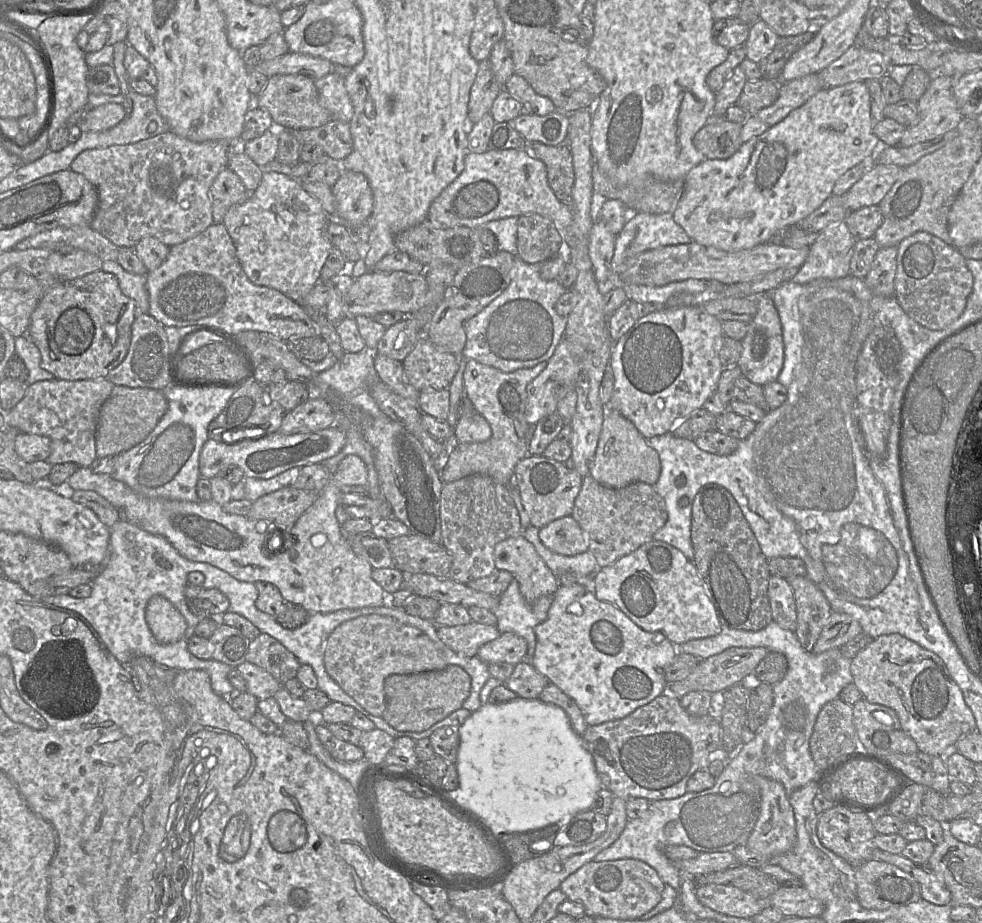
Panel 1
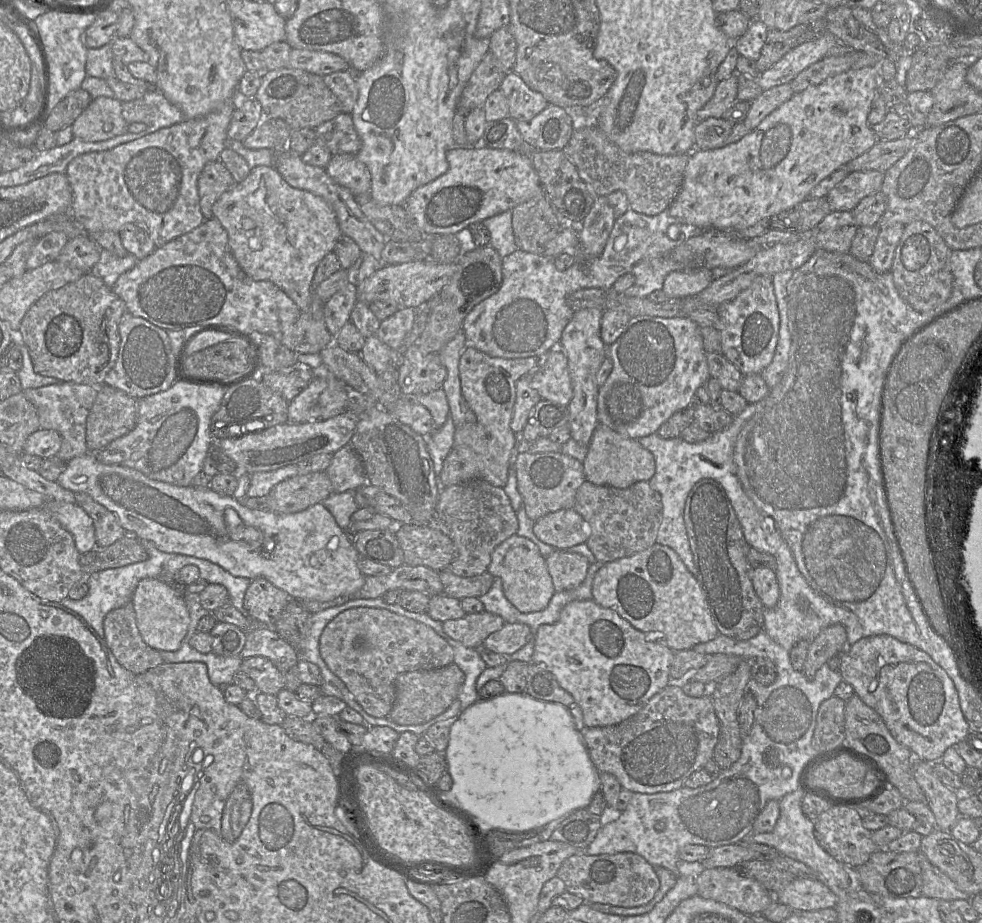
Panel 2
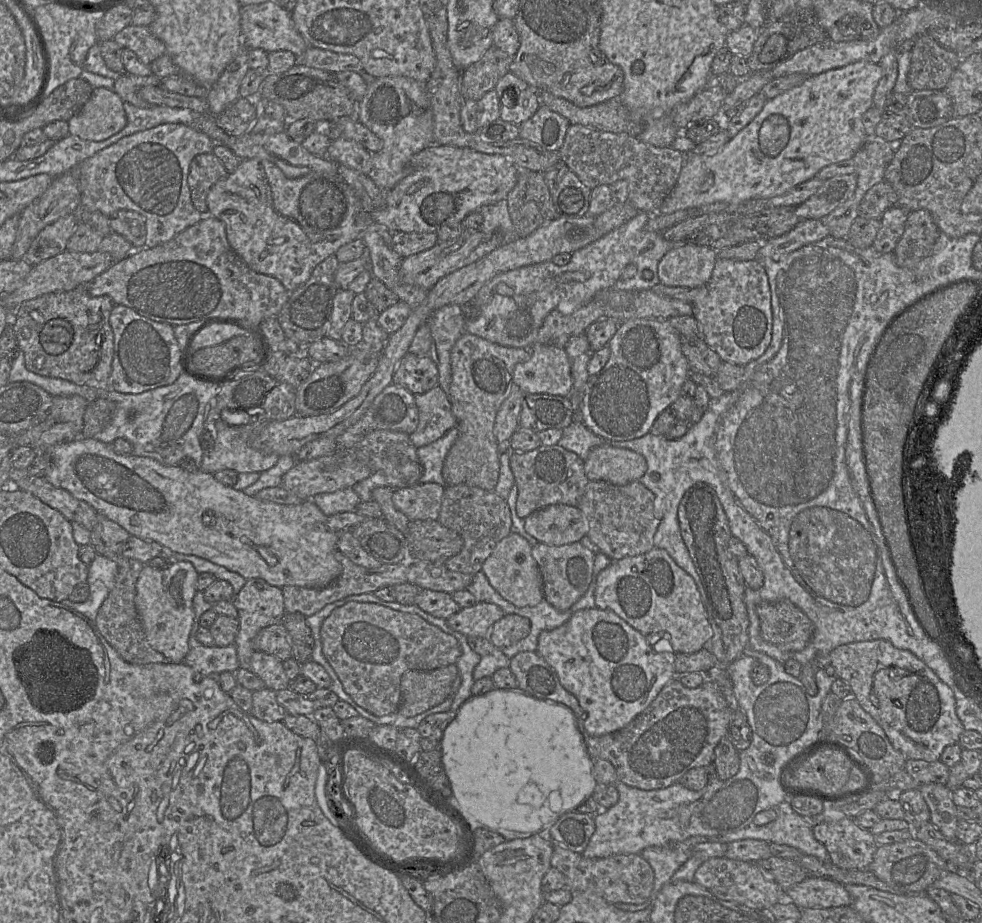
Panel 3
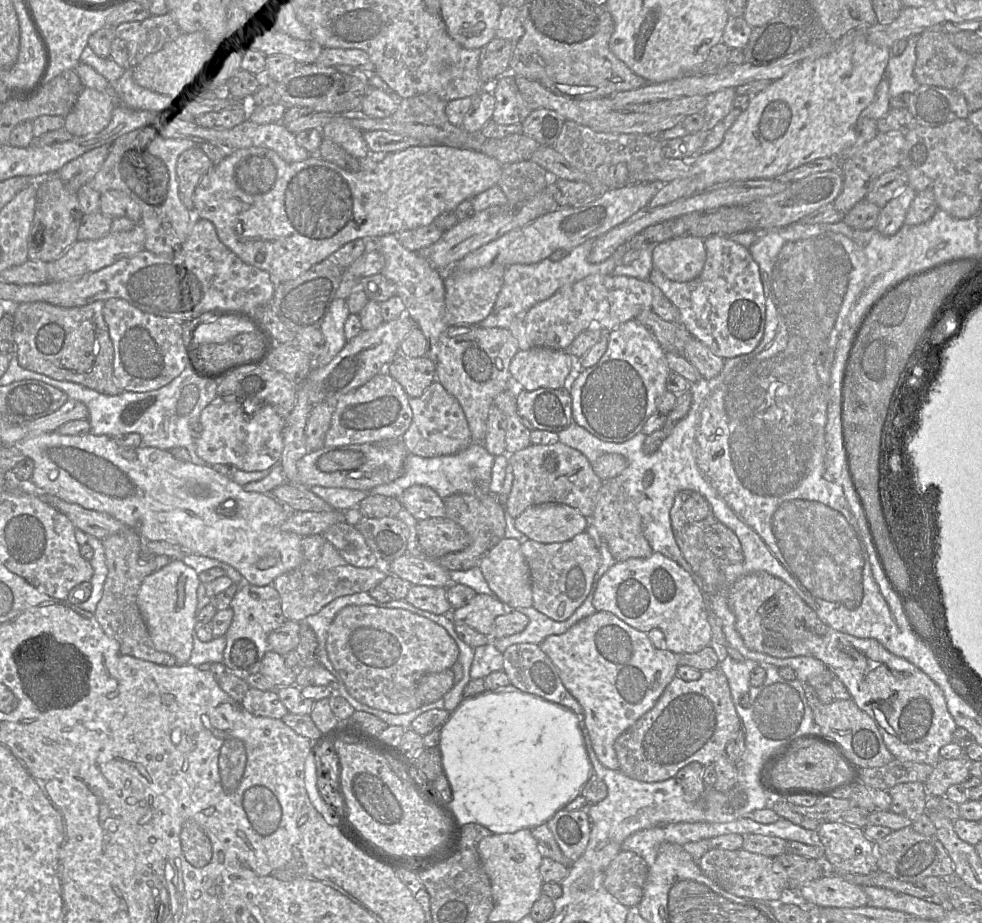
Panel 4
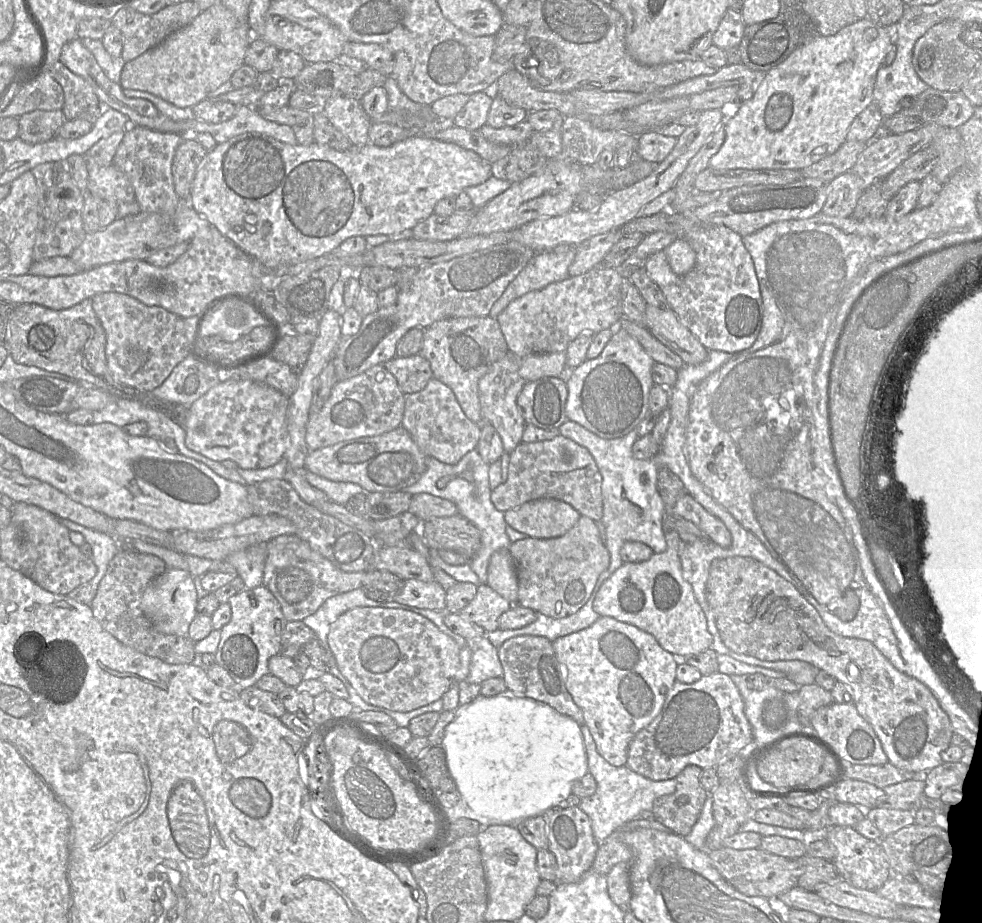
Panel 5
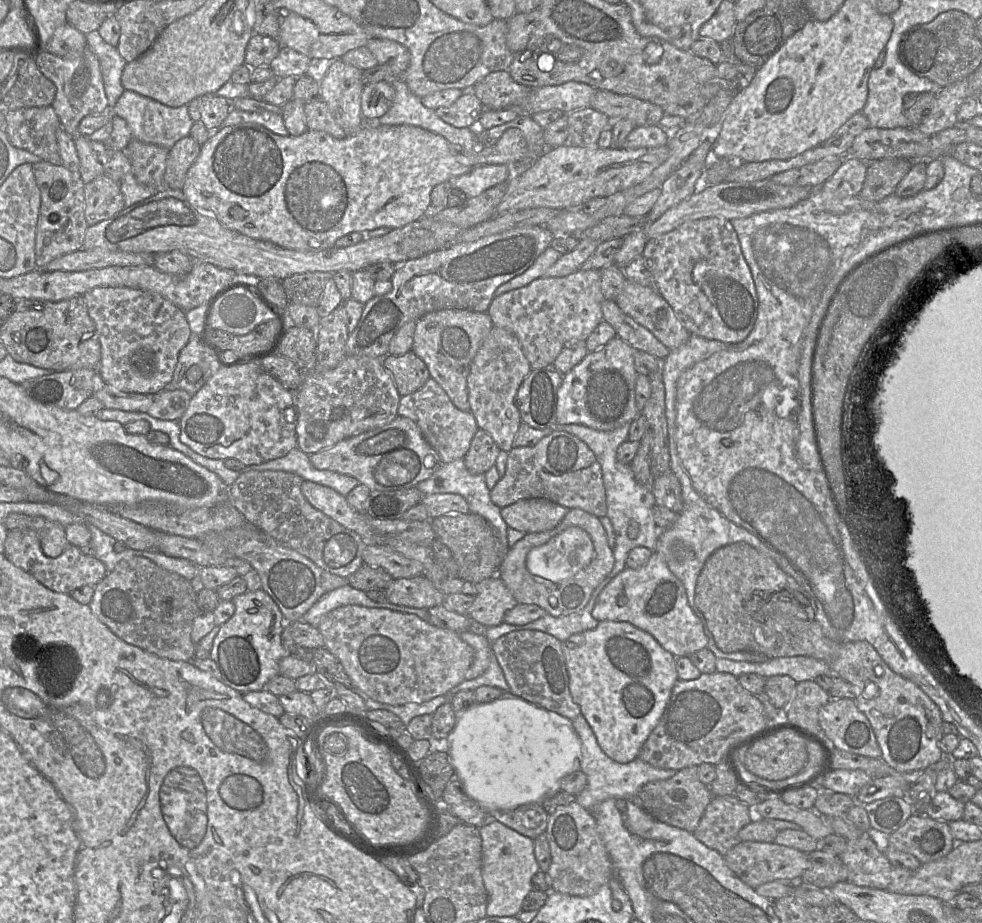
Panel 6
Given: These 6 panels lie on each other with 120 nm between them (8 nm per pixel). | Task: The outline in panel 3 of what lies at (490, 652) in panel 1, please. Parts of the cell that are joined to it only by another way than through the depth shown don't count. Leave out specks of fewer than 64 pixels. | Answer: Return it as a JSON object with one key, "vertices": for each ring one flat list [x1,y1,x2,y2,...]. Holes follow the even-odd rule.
{"vertices":[[505,614,492,625,488,639,496,649,502,650,527,637,529,632,530,621,528,618,517,614]]}

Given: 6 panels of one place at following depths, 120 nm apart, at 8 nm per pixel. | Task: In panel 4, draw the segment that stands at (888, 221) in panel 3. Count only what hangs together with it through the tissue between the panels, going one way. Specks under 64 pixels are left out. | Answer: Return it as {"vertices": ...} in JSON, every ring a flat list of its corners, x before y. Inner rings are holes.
{"vertices":[[907,185,882,208,876,225,876,229,882,235,895,235,904,226,908,210,916,194,917,192]]}

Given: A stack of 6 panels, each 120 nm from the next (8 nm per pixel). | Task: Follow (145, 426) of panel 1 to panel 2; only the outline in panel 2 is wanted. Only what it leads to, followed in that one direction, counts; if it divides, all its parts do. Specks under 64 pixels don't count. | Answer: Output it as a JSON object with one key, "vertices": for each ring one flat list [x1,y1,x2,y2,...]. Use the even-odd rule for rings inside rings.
{"vertices":[[103,384,86,421,88,451,97,453,115,439,129,433,136,425,138,399,125,392]]}

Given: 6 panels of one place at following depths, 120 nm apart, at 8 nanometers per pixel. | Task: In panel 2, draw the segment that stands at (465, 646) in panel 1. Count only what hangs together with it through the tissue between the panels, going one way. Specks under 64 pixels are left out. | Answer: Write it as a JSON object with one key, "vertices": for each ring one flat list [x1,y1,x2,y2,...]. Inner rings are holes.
{"vertices":[[484,610,480,613,466,614,459,619,444,621,443,630,464,646,479,649,484,640,504,624,500,616]]}

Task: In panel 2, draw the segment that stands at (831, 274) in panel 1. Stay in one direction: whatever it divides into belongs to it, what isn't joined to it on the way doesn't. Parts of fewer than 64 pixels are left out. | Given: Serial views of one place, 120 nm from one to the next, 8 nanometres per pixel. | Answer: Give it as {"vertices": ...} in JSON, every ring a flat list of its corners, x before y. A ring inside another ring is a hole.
{"vertices":[[852,211,831,212,814,231,817,248,829,252,850,253,857,229]]}

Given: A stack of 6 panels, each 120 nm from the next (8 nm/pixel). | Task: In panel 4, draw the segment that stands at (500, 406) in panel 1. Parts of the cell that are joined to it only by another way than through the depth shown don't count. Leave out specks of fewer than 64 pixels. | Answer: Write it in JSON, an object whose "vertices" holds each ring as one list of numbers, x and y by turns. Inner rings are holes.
{"vertices":[[452,325,439,337,436,381,460,404,473,443,483,443,489,410,494,398,510,387,509,365,518,351,517,340,505,328]]}

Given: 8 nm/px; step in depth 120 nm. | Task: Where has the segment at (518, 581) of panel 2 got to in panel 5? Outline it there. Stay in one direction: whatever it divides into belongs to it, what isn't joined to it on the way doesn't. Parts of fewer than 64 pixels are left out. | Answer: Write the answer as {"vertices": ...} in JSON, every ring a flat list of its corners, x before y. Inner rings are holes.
{"vertices":[[498,550,491,555,486,584,513,605,518,605,518,579,508,550]]}

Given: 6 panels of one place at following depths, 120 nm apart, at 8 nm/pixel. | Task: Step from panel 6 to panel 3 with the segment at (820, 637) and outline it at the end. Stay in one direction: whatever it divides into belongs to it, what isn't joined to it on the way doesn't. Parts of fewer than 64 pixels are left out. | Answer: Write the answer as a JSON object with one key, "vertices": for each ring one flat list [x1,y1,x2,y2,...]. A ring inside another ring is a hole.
{"vertices":[[788,600,761,602,757,615,762,639,784,651,801,651,812,639,813,623],[883,639,857,641,834,648,828,654,828,663,834,667,836,677,850,685,853,697,881,726,892,746,906,758,939,761,944,748,958,743,965,729,956,714,952,690,910,651,898,649]]}

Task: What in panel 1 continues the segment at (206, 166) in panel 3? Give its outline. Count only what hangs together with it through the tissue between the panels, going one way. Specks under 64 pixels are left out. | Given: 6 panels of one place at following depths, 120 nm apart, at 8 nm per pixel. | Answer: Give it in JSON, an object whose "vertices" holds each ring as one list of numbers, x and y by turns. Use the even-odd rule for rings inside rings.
{"vertices":[[228,166,222,169,210,188,214,223,222,223,226,212,234,205,244,203,250,196,238,175]]}

